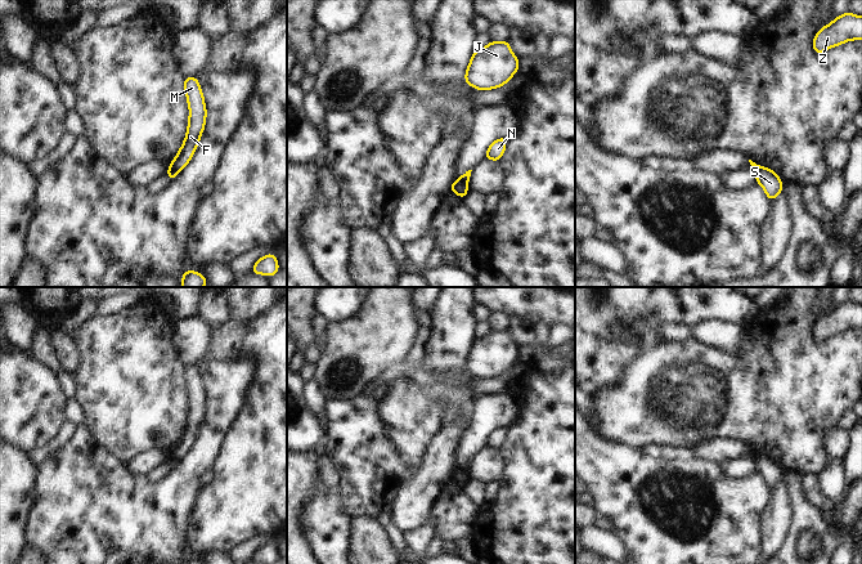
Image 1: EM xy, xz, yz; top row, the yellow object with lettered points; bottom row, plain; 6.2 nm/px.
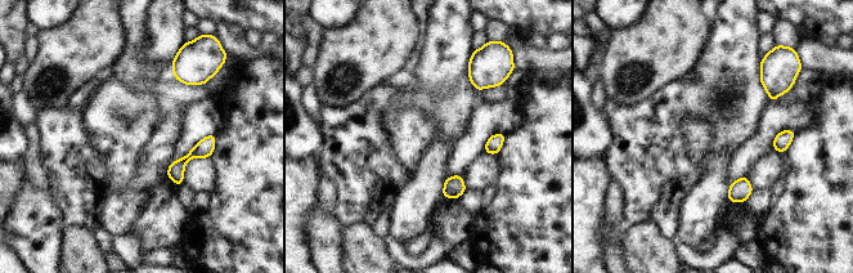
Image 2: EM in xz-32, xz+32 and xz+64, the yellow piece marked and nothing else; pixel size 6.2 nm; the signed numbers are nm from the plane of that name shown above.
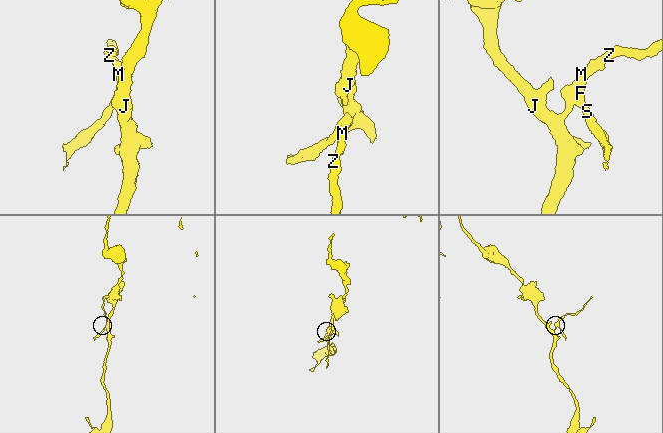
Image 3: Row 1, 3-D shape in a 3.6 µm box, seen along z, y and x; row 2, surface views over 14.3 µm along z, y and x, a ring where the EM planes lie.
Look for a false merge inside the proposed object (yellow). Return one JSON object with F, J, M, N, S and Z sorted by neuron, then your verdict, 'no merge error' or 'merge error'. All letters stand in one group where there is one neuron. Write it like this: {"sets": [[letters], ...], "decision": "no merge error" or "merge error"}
{"sets": [["F", "J", "M", "N", "Z"], ["S"]], "decision": "merge error"}

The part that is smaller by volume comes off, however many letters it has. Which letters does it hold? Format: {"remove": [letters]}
{"remove": ["S"]}

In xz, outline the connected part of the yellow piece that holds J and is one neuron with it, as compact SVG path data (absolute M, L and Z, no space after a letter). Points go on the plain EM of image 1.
M490 330L475 339L467 355L466 371L479 379L500 376L517 361L518 348L508 330Z

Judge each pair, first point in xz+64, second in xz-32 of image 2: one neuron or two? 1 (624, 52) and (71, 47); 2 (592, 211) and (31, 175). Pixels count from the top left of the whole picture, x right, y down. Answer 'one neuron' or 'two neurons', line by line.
1: one neuron
2: two neurons

